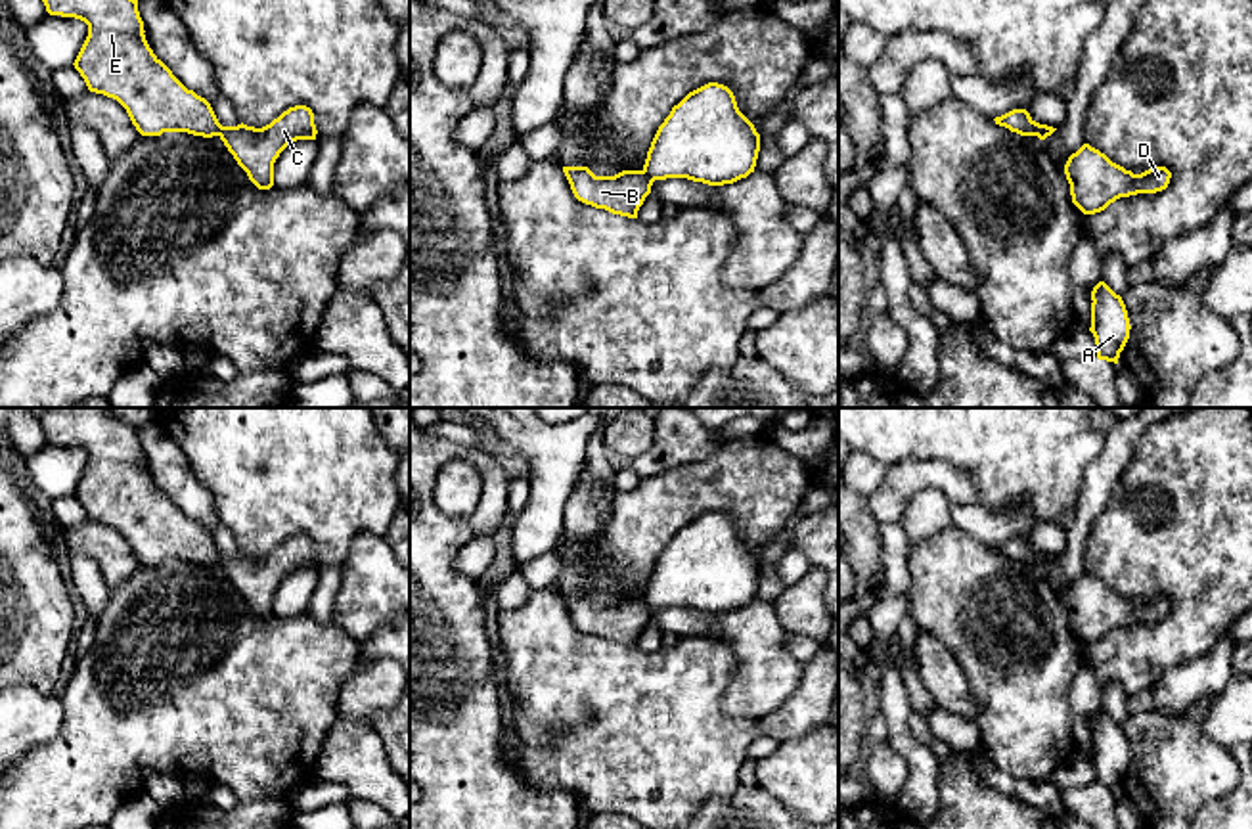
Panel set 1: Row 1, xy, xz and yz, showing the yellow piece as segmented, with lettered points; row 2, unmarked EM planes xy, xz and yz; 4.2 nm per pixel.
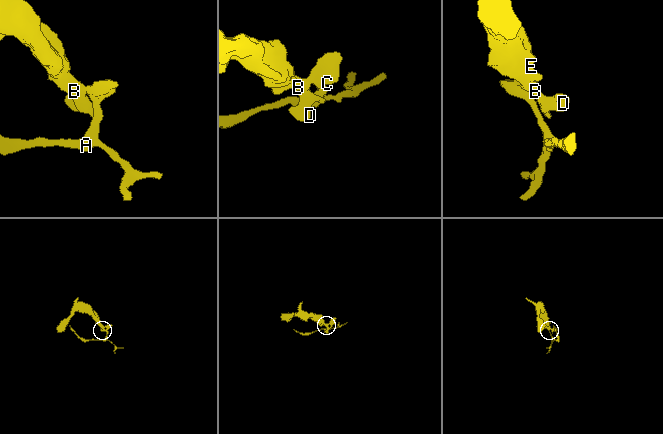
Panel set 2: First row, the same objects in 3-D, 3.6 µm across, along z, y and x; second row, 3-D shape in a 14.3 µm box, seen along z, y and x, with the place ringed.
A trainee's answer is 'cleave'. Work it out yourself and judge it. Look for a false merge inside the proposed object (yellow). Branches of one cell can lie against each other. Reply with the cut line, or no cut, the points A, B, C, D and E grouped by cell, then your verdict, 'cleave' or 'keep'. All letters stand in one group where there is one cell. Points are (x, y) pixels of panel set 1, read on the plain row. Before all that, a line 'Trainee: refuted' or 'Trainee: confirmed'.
Trainee: confirmed
cut yz (1030, 550), (1038, 563); groups A C / B D E; cleave

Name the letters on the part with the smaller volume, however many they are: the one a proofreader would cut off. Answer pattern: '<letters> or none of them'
A, C

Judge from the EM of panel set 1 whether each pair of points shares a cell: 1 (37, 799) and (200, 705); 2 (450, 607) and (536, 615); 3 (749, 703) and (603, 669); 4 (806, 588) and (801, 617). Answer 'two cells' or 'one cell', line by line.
1: one cell
2: two cells
3: two cells
4: one cell

